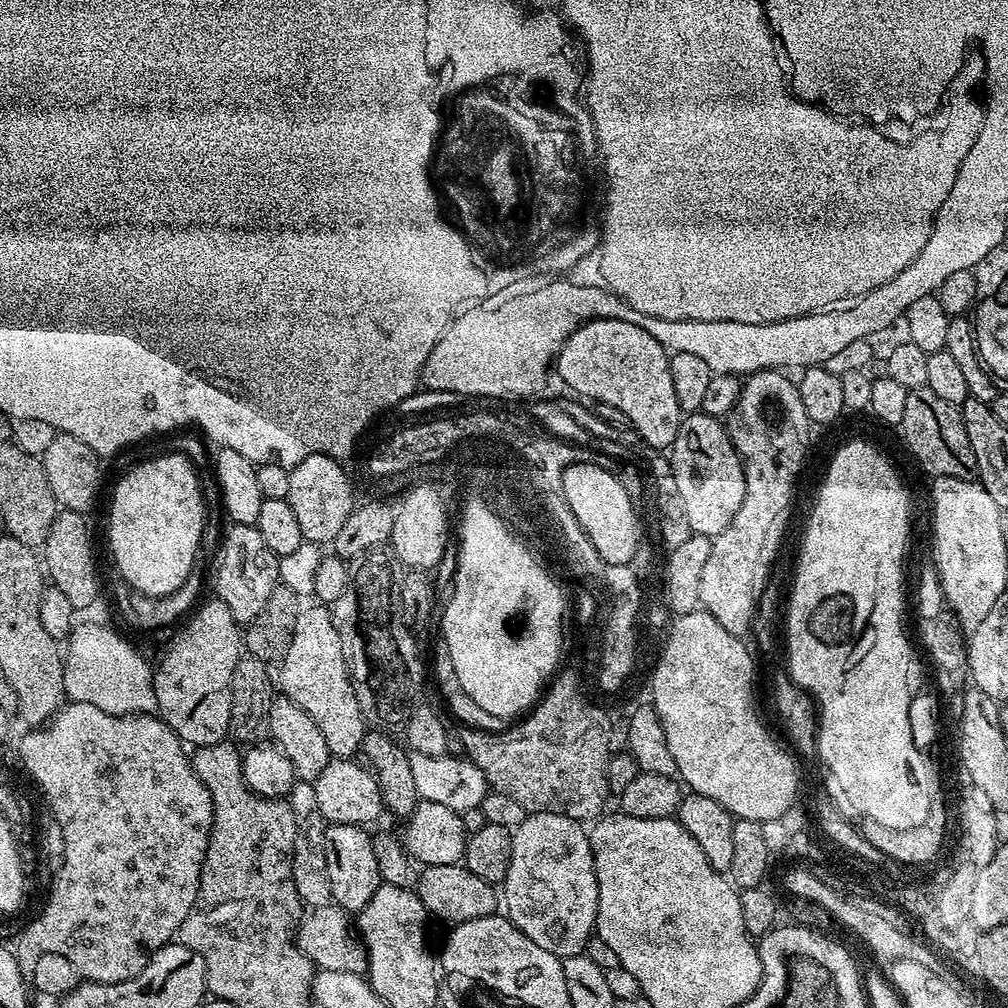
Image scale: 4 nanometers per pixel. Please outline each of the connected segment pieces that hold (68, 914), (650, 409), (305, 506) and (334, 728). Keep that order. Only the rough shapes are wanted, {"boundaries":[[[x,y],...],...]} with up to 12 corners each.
{"boundaries":[[[156,714],[31,731],[67,863],[18,970],[126,982],[198,898],[210,790]],[[586,322],[554,372],[618,406],[652,448],[682,413],[670,353],[642,326]],[[312,454],[287,502],[307,543],[331,545],[354,499],[344,466]],[[305,607],[278,684],[318,722],[333,757],[366,721],[331,611]]]}

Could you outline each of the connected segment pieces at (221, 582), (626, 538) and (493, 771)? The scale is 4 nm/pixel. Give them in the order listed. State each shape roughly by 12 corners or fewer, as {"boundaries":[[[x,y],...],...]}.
{"boundaries":[[[229,523],[210,588],[236,623],[258,618],[280,561],[255,524]],[[571,465],[570,509],[605,564],[636,548],[628,497],[608,469]],[[557,675],[503,732],[461,727],[489,789],[605,811],[613,717]]]}

